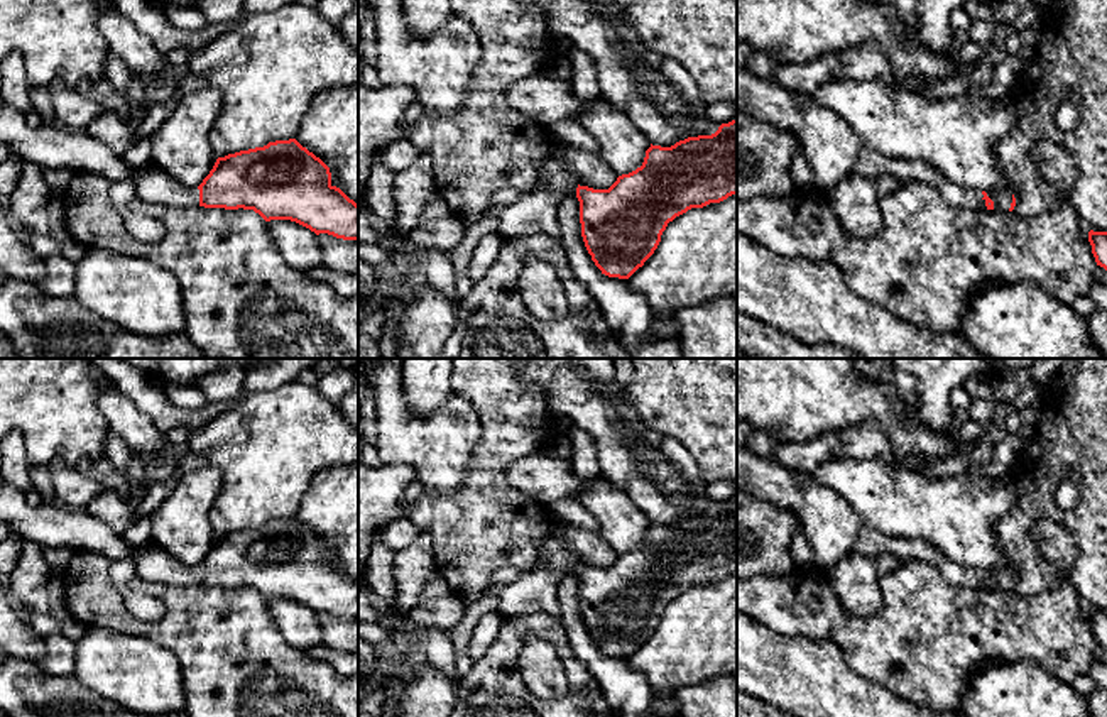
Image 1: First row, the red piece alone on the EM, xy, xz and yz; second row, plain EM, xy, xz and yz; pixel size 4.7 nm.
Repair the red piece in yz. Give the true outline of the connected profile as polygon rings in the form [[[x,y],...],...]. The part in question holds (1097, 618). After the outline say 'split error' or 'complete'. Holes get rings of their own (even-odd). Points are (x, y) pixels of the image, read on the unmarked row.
[[[1088,610],[1088,621],[1097,644],[1107,649],[1107,610]]]; complete

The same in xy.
[[[0,480],[0,521],[7,523],[12,528],[12,533],[19,534],[27,541],[34,541],[41,546],[68,546],[74,551],[95,551],[112,560],[134,560],[135,561],[135,577],[145,582],[159,582],[167,583],[174,588],[177,587],[191,587],[191,585],[204,585],[204,587],[225,587],[225,588],[254,588],[265,600],[270,599],[291,599],[296,600],[316,614],[328,612],[343,619],[357,619],[358,621],[358,583],[350,578],[340,566],[331,563],[330,546],[303,526],[296,517],[289,519],[275,519],[269,521],[264,526],[255,526],[248,529],[240,529],[235,533],[228,533],[225,536],[218,536],[210,553],[203,558],[198,566],[183,565],[171,553],[162,550],[154,543],[147,543],[144,546],[128,545],[123,536],[117,534],[112,528],[95,519],[86,509],[78,511],[71,509],[64,504],[46,504],[41,502],[32,506],[27,501],[27,495],[15,490],[14,487],[3,484]]]; split error

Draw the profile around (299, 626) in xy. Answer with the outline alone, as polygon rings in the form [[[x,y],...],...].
[[[270,599],[267,609],[289,646],[308,651],[324,644],[318,614],[309,607],[291,599]]]

